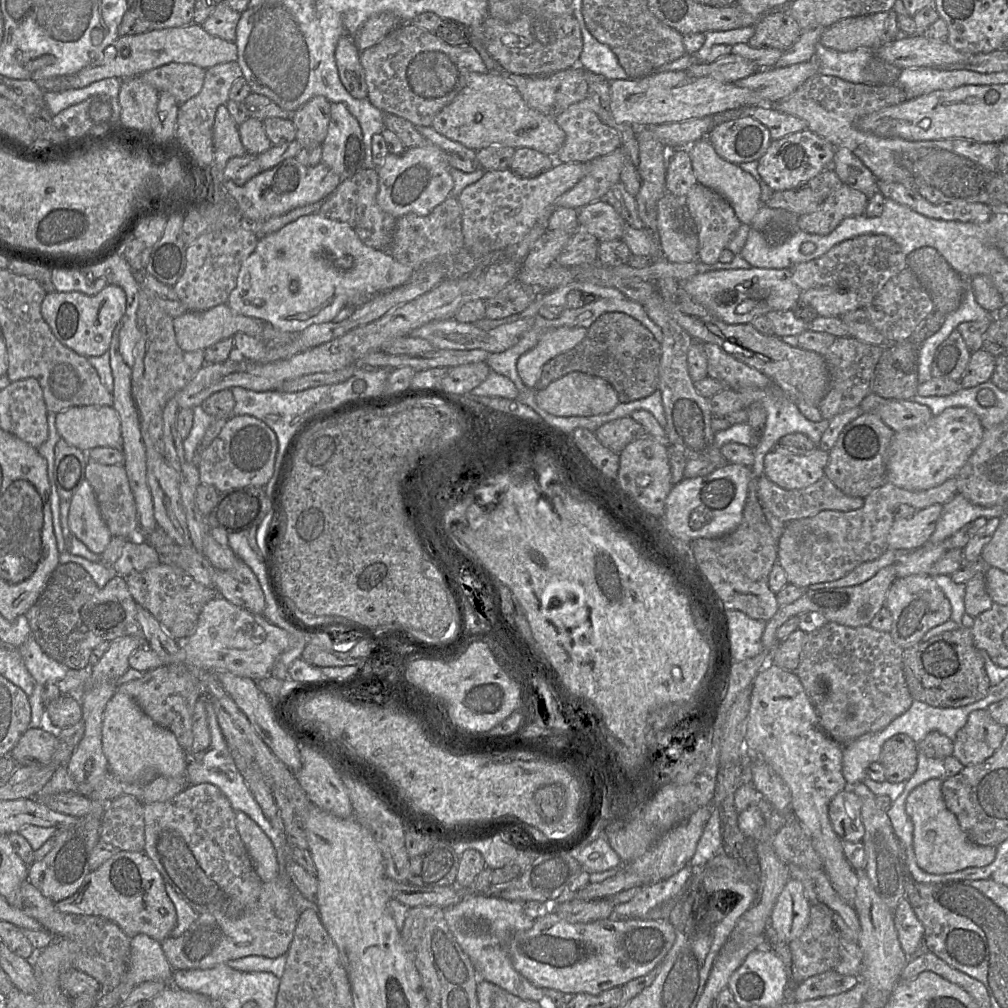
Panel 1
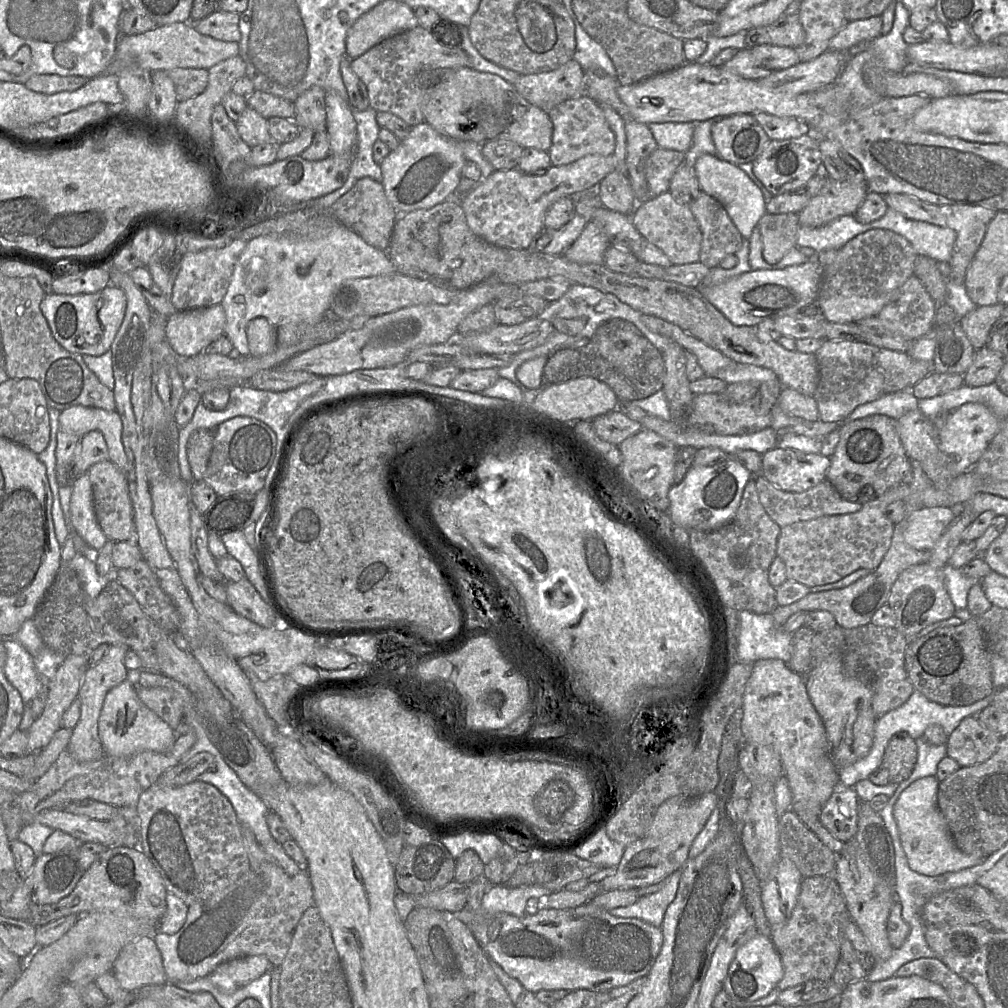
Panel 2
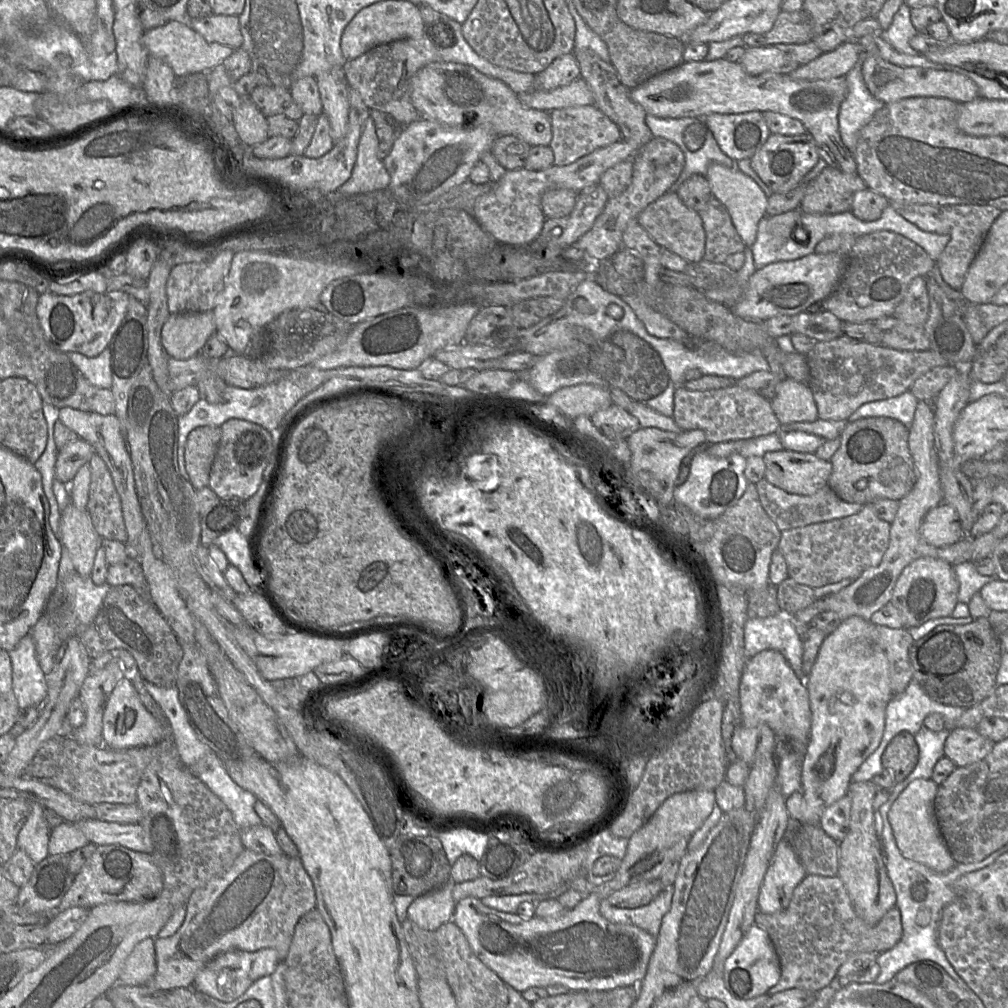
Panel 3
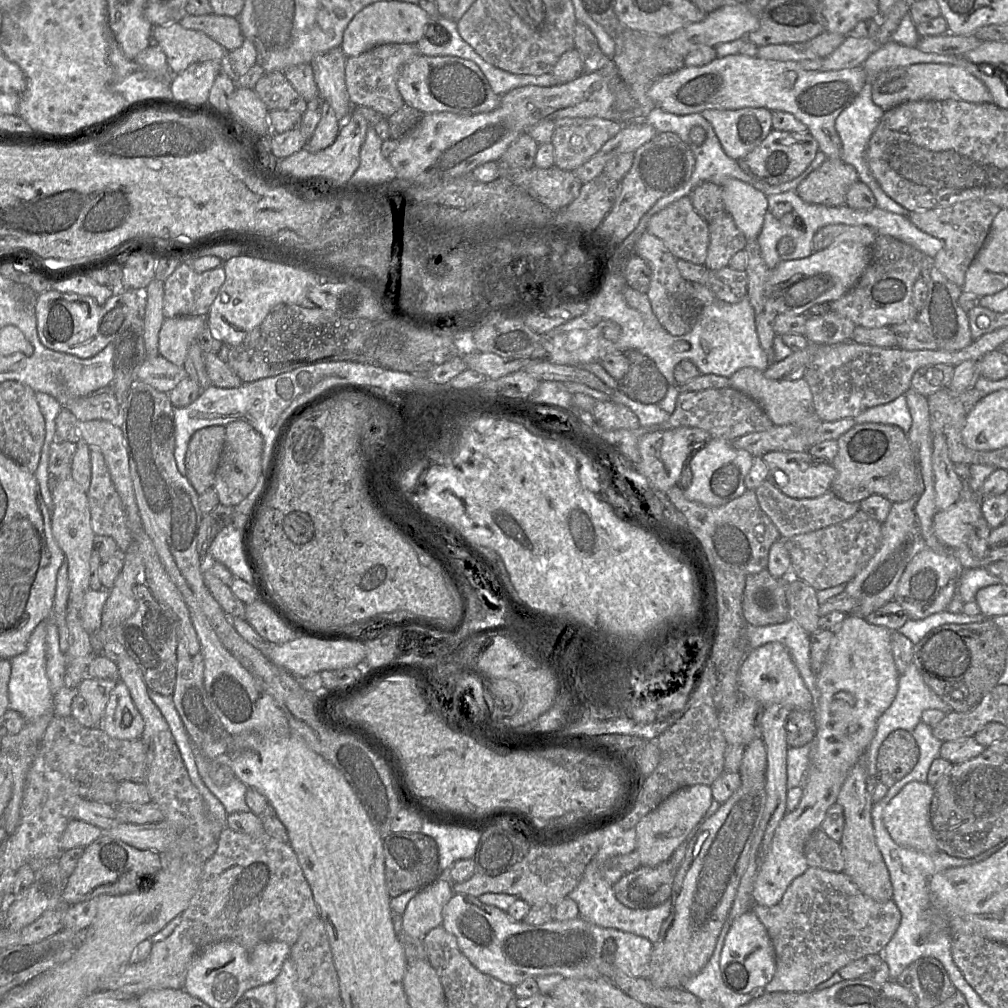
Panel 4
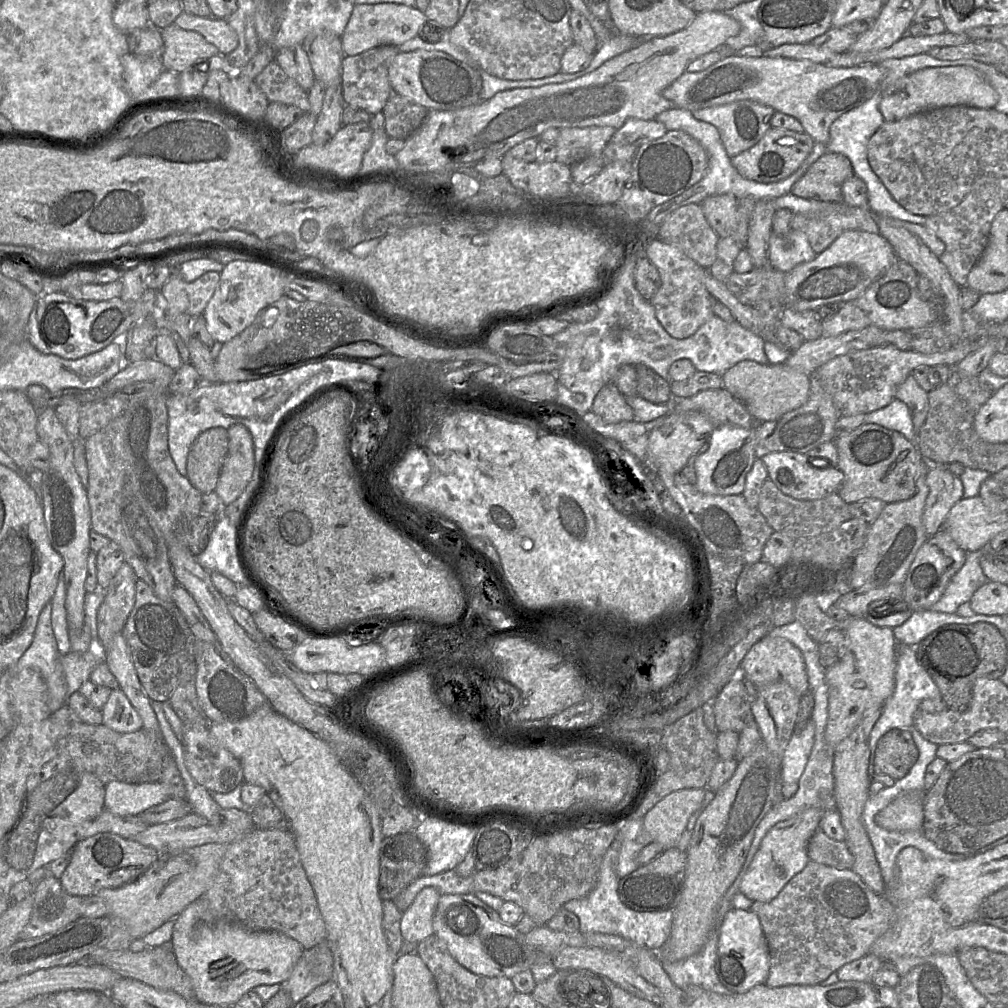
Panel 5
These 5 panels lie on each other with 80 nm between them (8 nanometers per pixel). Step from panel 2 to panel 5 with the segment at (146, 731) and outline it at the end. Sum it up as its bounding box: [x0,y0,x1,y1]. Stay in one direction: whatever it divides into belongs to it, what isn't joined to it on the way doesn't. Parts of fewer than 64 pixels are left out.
[102,688,143,733]

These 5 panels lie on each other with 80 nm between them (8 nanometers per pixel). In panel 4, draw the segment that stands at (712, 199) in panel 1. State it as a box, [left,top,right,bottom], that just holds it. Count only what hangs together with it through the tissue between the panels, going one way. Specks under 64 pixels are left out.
[705,211,747,270]

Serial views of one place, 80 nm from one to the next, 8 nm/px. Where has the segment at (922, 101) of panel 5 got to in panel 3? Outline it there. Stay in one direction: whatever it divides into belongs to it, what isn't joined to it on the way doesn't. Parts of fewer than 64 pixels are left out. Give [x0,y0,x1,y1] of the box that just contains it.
[862,55,980,104]

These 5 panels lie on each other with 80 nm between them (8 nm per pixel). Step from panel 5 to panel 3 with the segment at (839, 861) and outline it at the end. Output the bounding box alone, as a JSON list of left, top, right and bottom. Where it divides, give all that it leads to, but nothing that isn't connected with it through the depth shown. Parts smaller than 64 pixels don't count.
[783,817,839,877]

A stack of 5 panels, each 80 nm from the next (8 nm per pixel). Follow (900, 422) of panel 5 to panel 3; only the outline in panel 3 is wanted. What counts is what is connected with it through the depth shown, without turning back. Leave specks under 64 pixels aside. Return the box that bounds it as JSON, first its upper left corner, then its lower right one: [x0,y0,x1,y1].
[847,390,918,428]

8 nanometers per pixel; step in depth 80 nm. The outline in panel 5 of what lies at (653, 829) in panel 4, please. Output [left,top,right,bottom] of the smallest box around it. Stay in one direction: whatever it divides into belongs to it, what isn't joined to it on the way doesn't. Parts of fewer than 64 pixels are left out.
[643,788,704,850]

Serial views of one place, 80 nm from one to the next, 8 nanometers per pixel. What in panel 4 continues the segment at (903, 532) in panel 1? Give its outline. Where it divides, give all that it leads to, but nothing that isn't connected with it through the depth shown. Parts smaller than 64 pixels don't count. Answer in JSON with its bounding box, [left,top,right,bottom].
[933,501,968,549]

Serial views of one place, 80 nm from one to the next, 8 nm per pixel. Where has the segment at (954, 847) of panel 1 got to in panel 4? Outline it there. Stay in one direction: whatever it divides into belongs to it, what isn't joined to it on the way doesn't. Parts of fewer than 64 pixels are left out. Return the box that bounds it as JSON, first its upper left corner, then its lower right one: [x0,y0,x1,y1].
[883,782,939,854]

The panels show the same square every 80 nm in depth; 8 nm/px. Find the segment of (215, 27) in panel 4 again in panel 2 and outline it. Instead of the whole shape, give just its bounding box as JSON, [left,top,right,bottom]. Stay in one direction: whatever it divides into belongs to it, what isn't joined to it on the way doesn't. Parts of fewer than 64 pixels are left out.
[190,8,241,43]

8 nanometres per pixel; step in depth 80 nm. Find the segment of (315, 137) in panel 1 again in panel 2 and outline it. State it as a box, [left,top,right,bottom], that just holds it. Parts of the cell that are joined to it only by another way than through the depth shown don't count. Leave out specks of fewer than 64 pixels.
[294,85,327,132]

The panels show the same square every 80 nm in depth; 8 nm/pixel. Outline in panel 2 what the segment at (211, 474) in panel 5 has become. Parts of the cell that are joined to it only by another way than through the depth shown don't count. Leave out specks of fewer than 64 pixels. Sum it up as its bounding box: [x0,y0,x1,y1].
[187,428,215,481]

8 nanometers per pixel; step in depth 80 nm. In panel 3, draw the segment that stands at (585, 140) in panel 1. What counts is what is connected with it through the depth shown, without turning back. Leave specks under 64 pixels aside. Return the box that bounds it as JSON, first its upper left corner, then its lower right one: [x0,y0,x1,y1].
[549,105,622,166]

